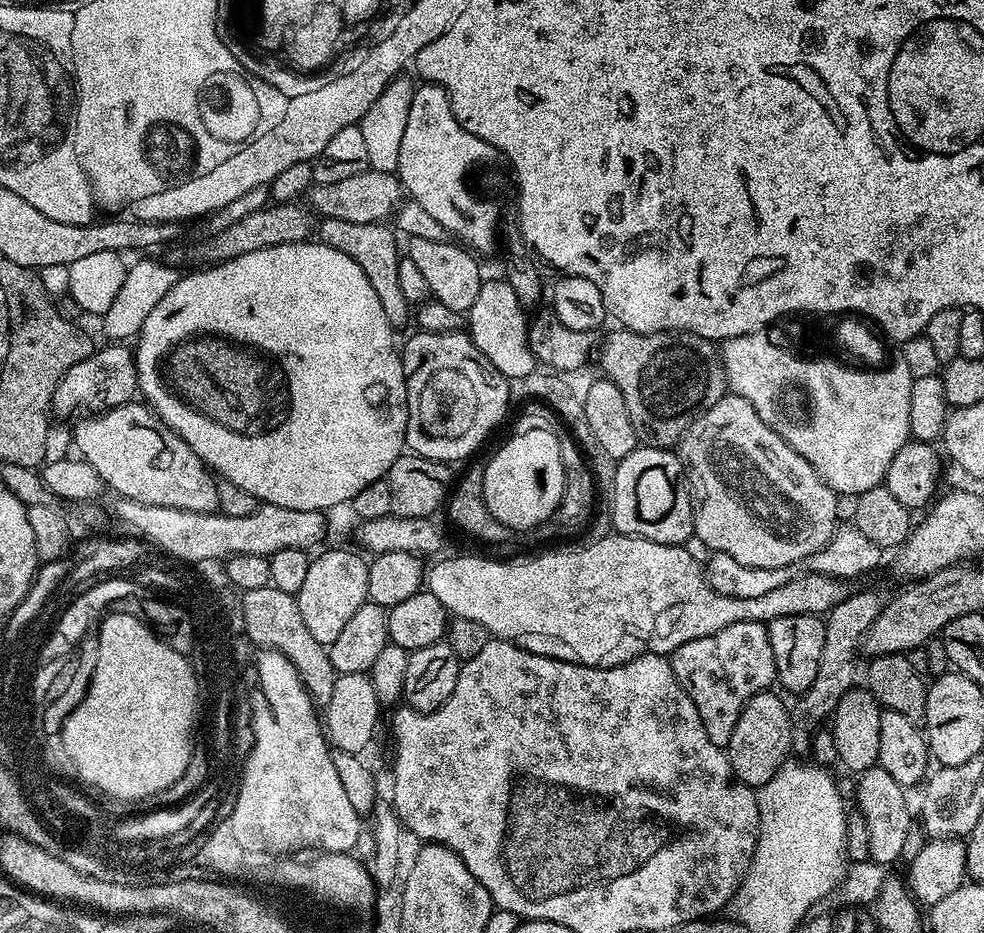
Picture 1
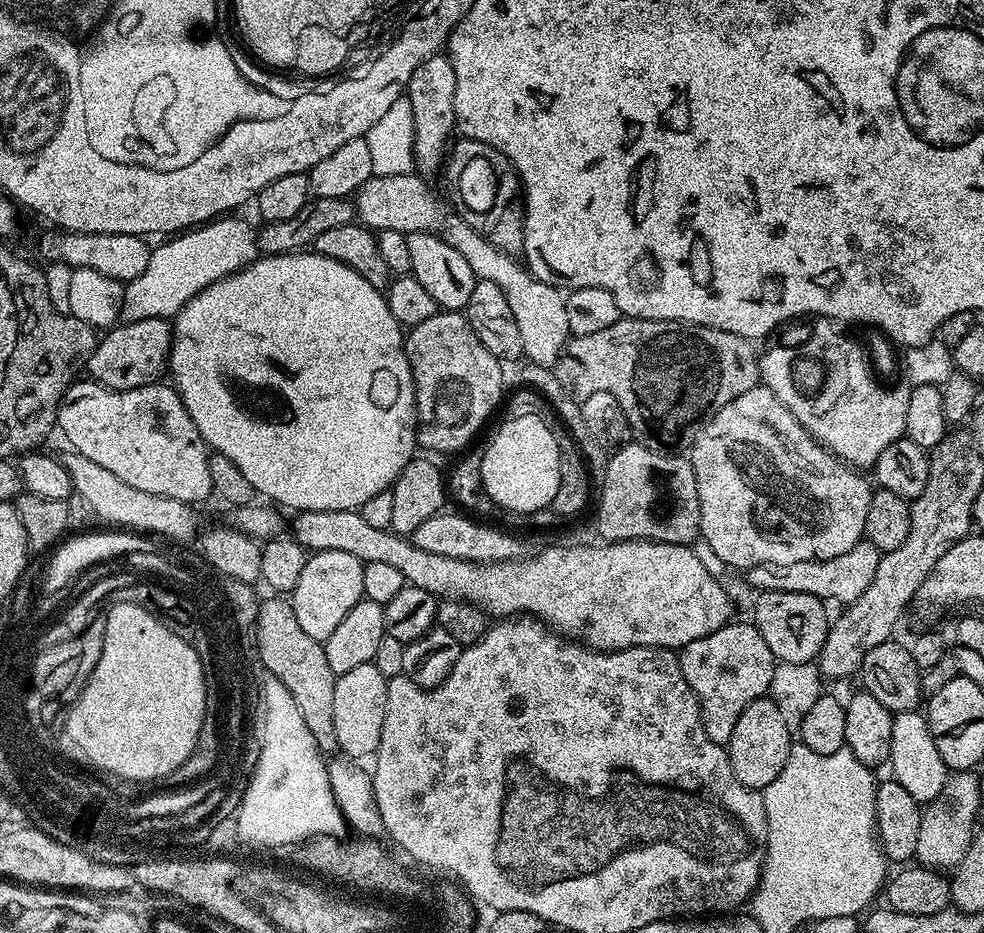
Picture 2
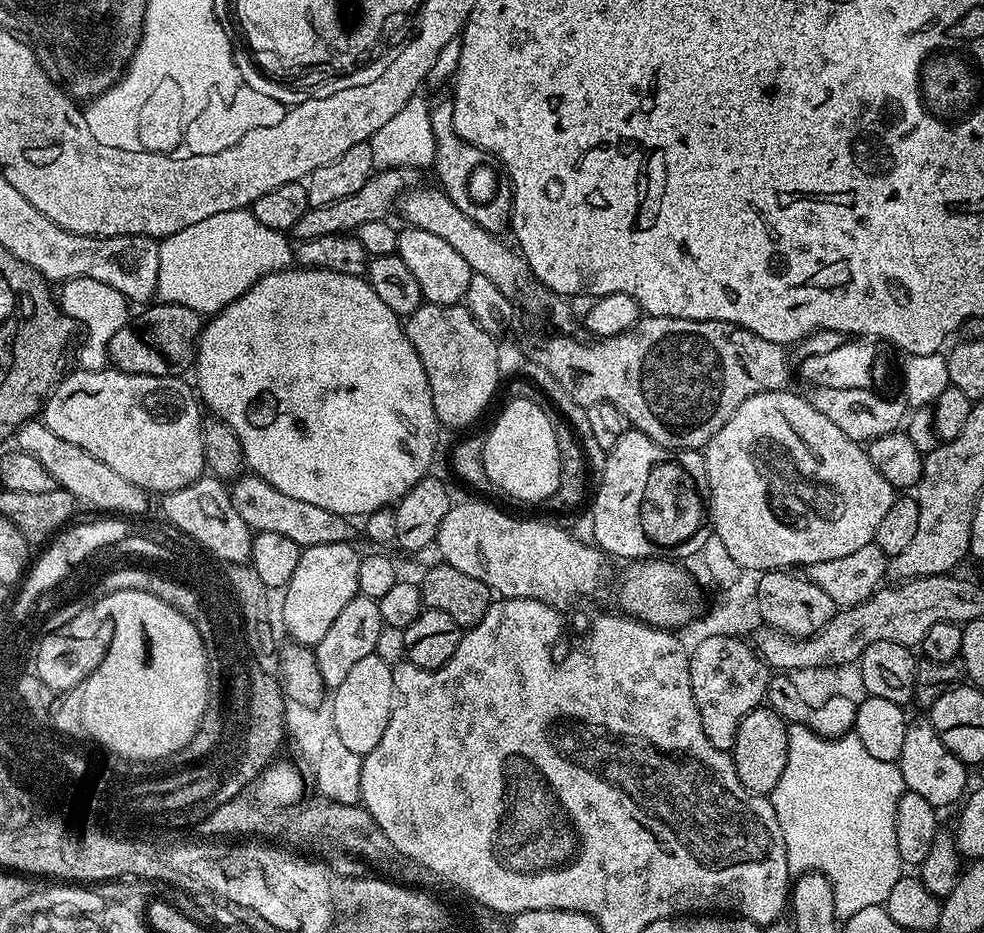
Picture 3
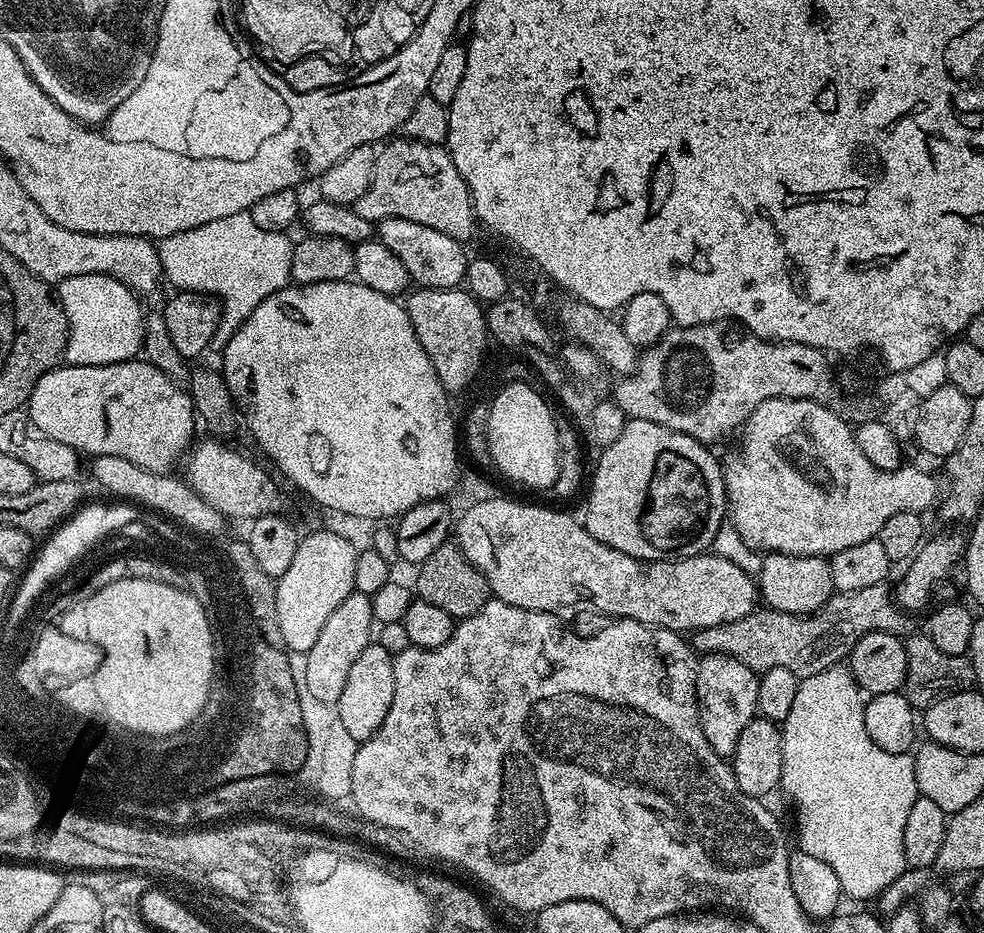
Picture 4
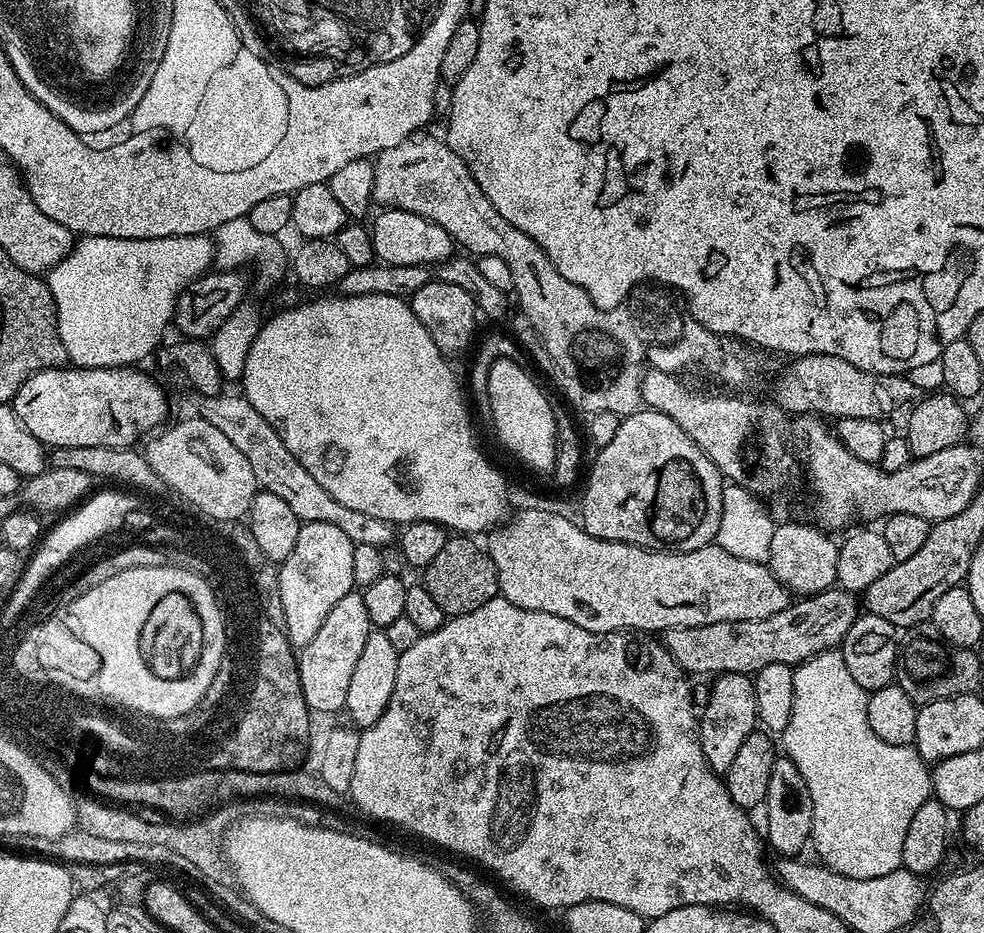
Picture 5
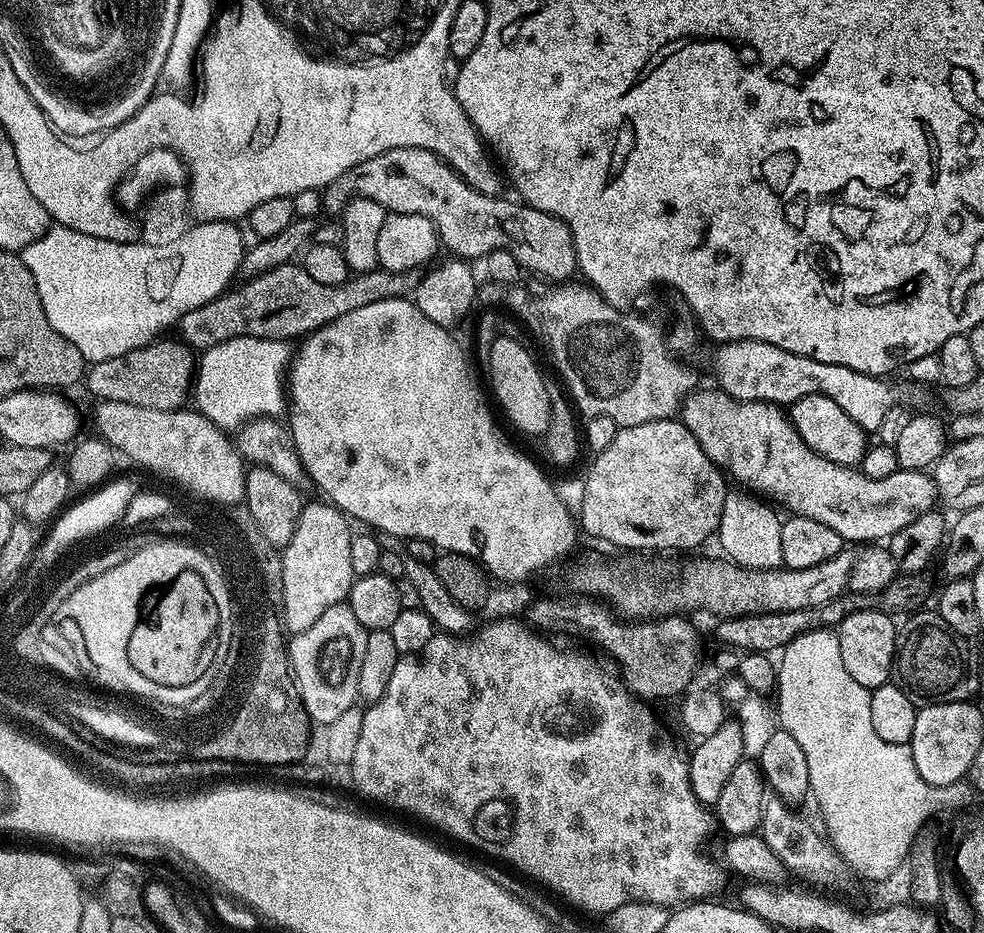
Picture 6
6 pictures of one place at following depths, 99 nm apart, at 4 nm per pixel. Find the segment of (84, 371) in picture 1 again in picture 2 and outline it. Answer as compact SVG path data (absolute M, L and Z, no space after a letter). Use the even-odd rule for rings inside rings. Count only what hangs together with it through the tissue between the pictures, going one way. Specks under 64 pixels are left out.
M154 317L120 322L107 329L107 331L97 339L96 348L92 351L88 359L86 372L91 379L119 392L125 392L138 386L155 384L161 379L160 371L163 373L168 367L168 352L171 349L172 325L167 319Z

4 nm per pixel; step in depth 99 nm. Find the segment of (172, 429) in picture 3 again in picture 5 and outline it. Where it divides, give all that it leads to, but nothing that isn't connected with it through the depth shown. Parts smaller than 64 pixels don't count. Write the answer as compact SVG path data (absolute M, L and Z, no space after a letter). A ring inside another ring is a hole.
M65 366L63 368L47 368L38 374L34 374L30 378L26 378L26 382L22 382L22 386L18 390L18 394L10 401L10 406L14 410L14 414L22 422L22 426L26 430L30 430L30 434L34 434L34 438L38 438L38 442L42 442L49 449L53 448L69 448L70 446L106 446L107 448L130 448L137 442L136 439L147 437L149 434L155 433L169 419L170 416L170 400L168 404L168 396L160 389L160 384L156 380L151 380L144 372L139 372L139 367L125 366L123 368L77 368L75 366Z

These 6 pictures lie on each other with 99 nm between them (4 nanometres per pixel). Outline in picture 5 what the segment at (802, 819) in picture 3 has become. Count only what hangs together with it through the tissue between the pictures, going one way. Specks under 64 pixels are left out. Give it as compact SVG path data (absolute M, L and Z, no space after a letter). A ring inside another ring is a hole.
M839 650L823 652L795 665L792 669L792 678L794 706L790 714L790 722L782 733L783 751L794 762L794 766L798 766L802 778L806 778L806 786L810 786L810 798L814 802L814 822L810 840L813 845L816 843L816 852L821 856L817 857L827 867L834 869L838 874L846 874L850 878L882 878L882 874L890 874L890 870L901 867L902 841L905 840L906 830L910 827L910 818L914 818L914 810L918 810L918 806L922 806L922 802L926 802L932 796L932 774L929 765L920 757L920 751L912 744L890 746L890 742L882 742L882 738L878 738L878 734L874 734L874 730L870 730L869 693L865 692L862 686L858 686L858 682L854 682L850 670L846 670L846 662Z

